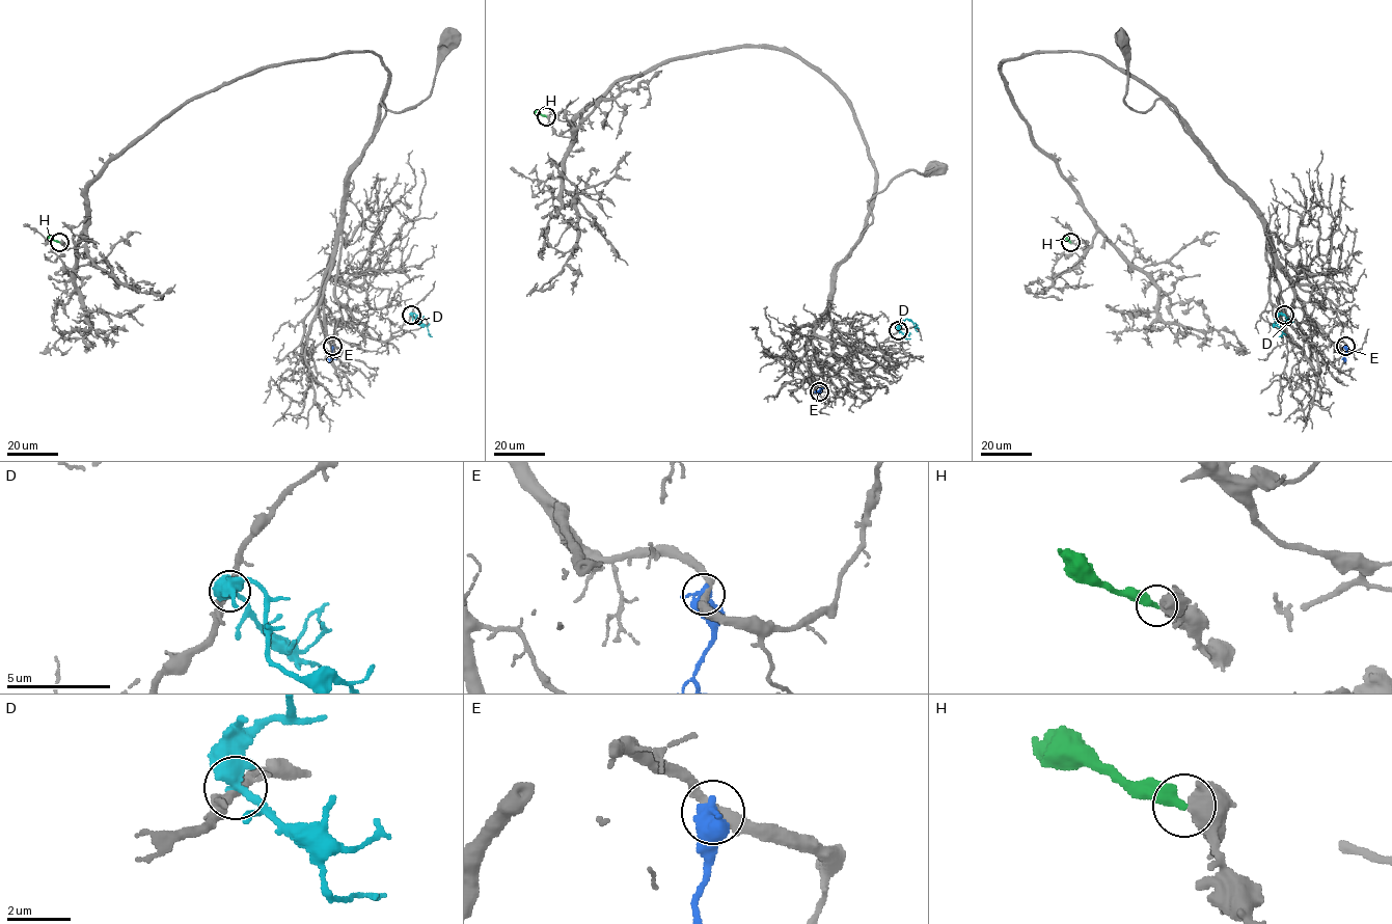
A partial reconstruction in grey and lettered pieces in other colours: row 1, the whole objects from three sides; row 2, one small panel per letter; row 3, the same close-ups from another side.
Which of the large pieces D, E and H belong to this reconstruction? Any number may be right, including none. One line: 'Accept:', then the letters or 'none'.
Accept: H

